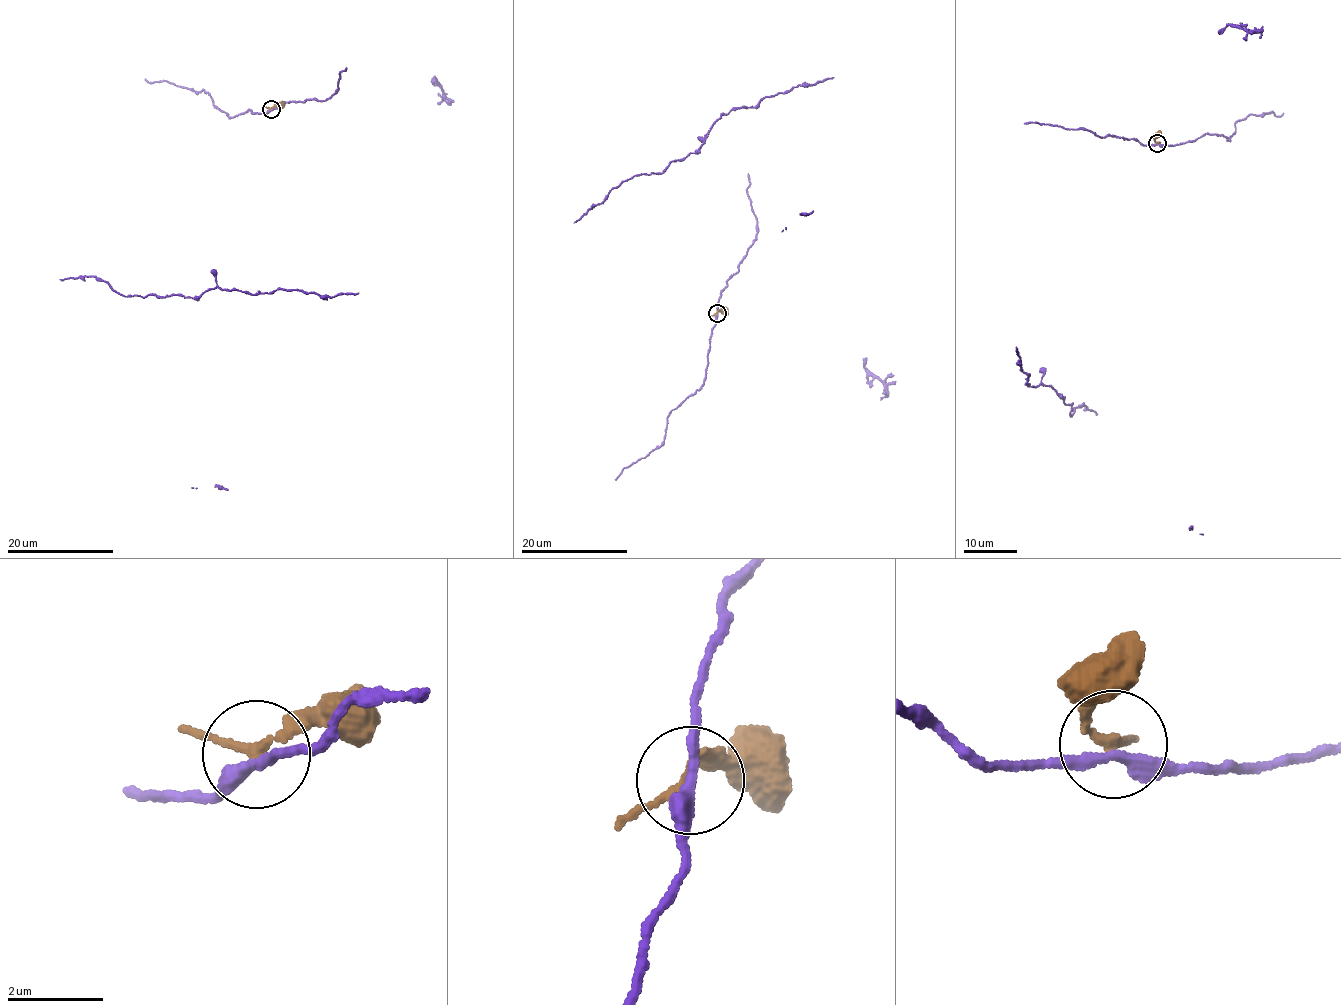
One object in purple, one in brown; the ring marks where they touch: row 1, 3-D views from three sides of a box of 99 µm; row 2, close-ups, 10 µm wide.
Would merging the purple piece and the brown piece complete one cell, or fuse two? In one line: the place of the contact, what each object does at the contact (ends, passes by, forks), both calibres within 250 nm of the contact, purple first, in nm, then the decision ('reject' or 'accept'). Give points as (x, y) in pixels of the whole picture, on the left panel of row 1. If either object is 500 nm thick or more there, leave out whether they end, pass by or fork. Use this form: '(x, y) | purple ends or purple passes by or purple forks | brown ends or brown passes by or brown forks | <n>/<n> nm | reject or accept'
(271, 109) | purple passes by | brown passes by | 260/180 nm | reject

